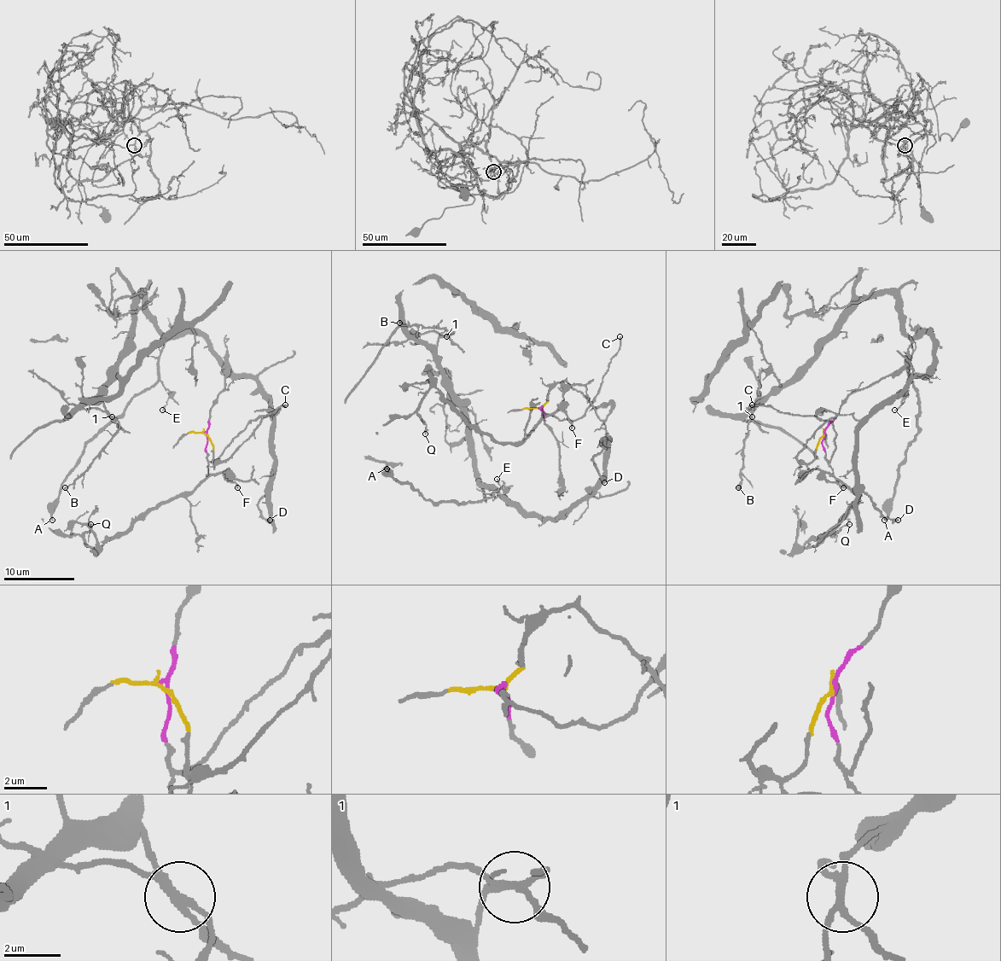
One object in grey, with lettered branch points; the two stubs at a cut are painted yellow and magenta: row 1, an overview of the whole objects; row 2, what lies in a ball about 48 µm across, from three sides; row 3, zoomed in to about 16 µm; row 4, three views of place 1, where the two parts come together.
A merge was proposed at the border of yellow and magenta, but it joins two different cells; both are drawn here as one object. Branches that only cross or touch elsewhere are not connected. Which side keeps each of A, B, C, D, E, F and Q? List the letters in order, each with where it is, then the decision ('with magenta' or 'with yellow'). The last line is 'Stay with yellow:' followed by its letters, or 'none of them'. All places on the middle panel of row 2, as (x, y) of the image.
A: at (387, 468); with yellow
B: at (399, 323); with yellow
C: at (619, 336); with magenta
D: at (604, 482); with yellow
E: at (497, 479); with yellow
F: at (572, 428); with magenta
Q: at (425, 433); with magenta
Stay with yellow: A, B, D, E

